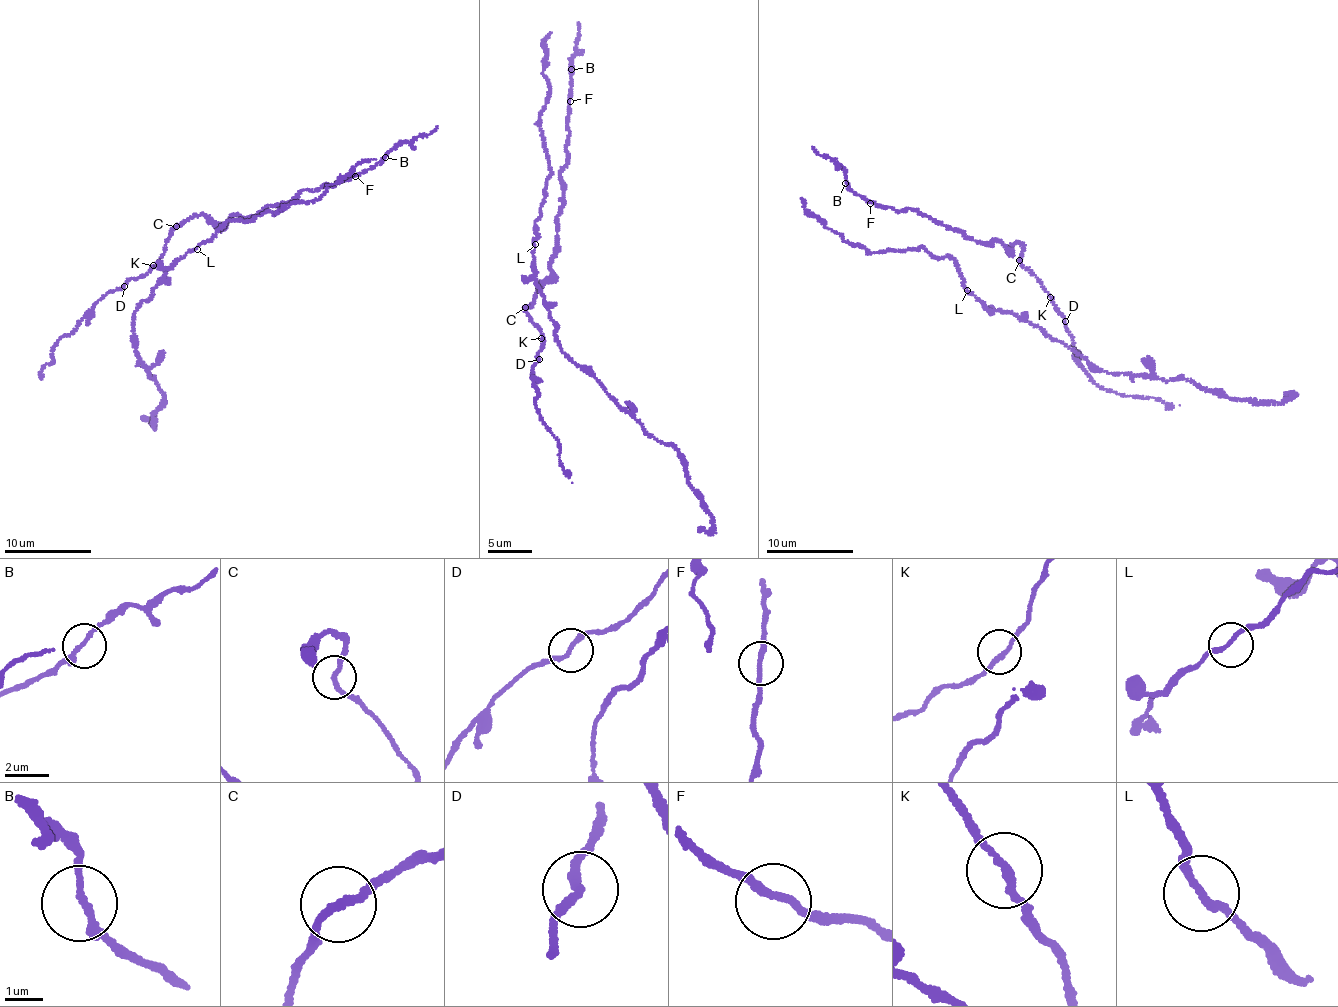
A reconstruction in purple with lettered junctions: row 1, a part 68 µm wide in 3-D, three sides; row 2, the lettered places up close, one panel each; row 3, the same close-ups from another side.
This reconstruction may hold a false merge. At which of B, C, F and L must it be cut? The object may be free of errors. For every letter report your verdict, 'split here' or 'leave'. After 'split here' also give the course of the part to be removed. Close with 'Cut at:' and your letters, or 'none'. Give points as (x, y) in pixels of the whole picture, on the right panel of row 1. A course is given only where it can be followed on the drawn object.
B: leave
C: leave
F: leave
L: leave
Cut at: none

